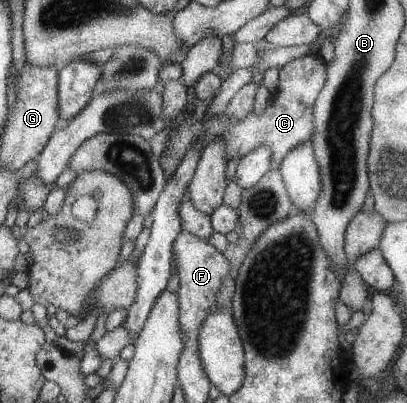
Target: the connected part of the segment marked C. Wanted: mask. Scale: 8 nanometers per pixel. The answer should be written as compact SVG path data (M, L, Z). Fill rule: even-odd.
M310 54L295 58L278 69L278 88L270 94L270 100L260 116L256 116L251 111L249 115L236 121L235 119L229 119L225 113L212 117L204 112L200 122L190 124L191 121L187 119L176 128L170 128L172 132L170 132L170 136L164 144L165 148L158 159L164 176L170 178L186 149L196 145L201 148L202 152L203 148L216 137L223 140L227 162L234 157L239 159L257 146L266 145L271 150L269 170L278 169L280 161L290 148L311 138L313 133L313 104L325 78L326 67L318 55ZM198 138L199 142L196 143L195 140Z

